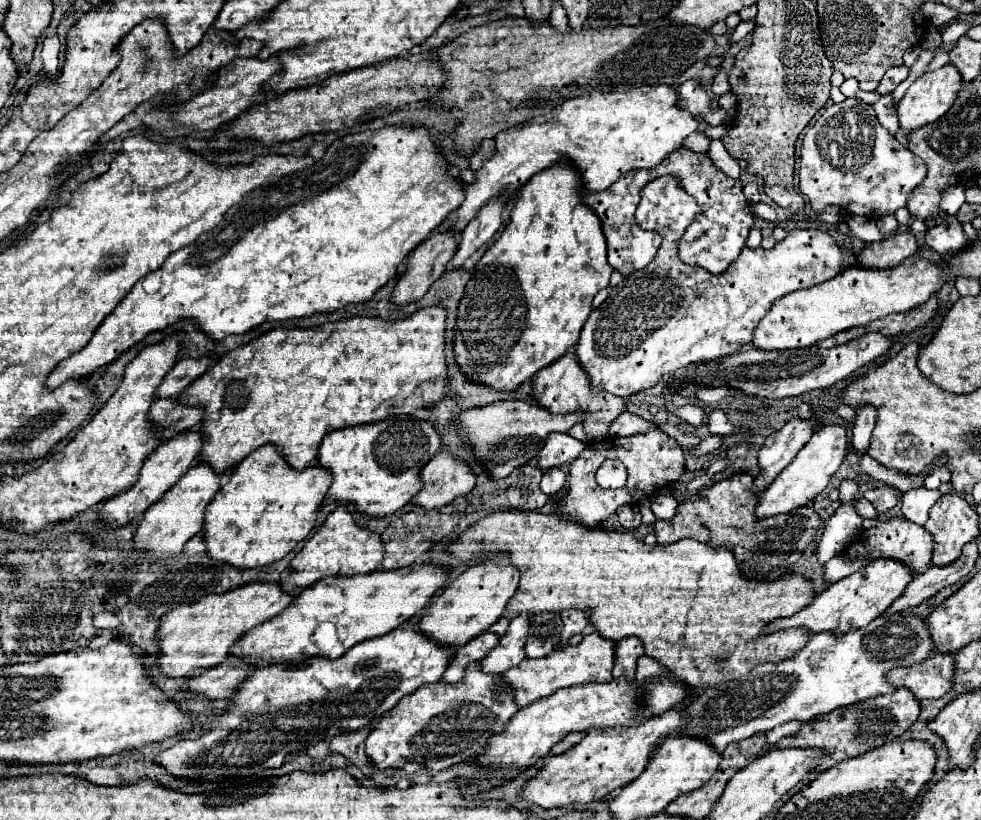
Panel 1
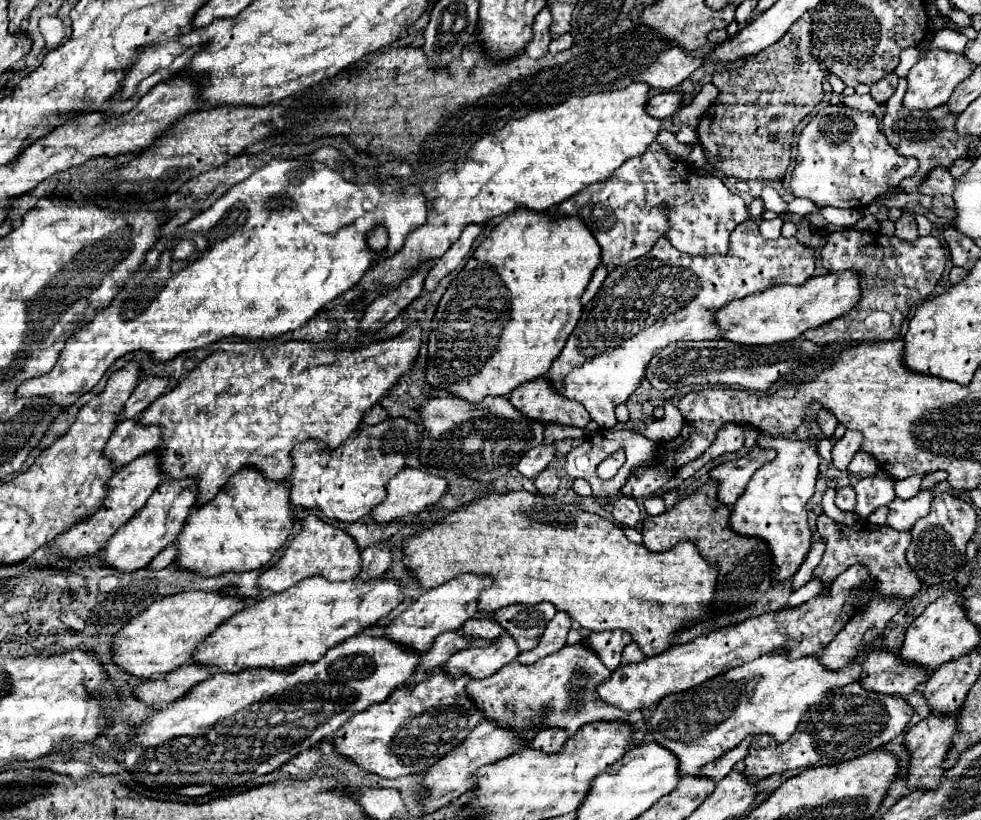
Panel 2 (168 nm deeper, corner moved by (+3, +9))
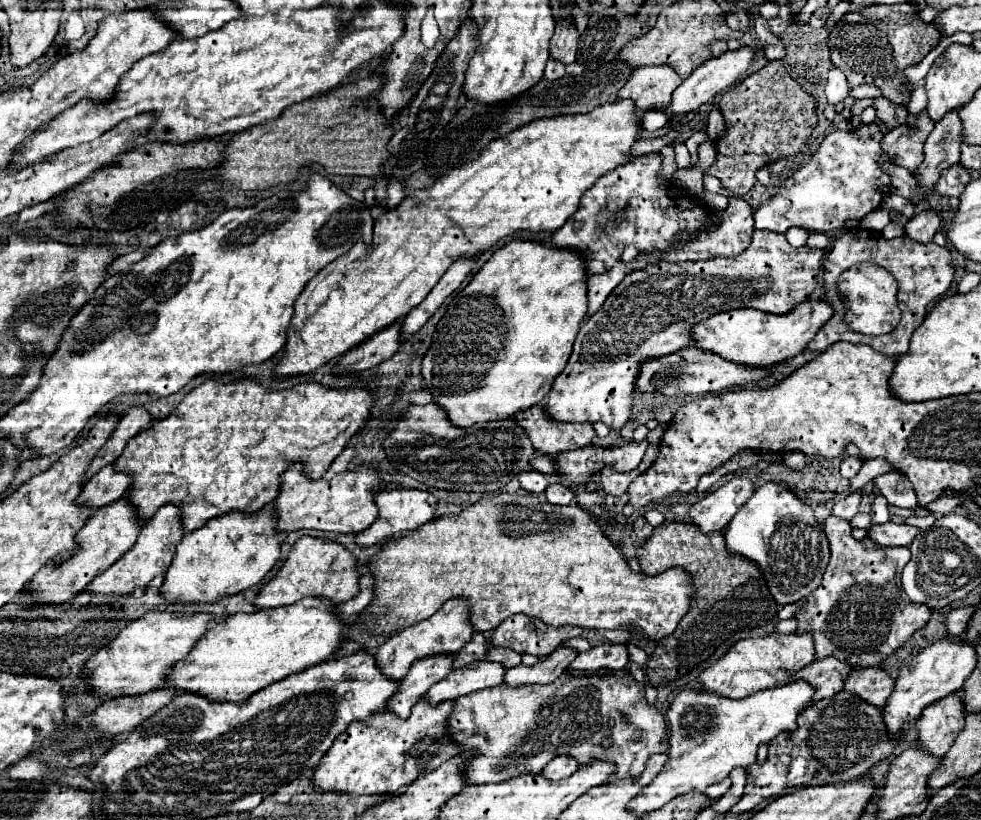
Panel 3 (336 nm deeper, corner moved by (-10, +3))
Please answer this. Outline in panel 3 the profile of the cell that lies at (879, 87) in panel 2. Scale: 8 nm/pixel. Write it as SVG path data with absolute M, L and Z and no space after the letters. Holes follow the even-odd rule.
M877 97L873 107L877 109L877 121L887 127L899 127L907 121L907 107L899 107L895 103L889 103L885 97Z

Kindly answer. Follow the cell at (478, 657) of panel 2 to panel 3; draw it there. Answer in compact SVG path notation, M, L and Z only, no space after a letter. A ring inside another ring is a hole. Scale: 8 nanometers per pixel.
M475 661L461 669L453 669L445 679L435 683L425 699L429 703L441 703L447 699L459 699L473 691L481 691L487 687L495 687L503 683L505 669L501 663L483 663Z

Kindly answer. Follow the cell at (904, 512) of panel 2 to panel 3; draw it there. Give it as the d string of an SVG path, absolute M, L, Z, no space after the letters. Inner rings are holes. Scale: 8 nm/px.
M891 521L883 523L883 525L873 525L869 529L869 537L877 545L883 545L883 547L885 545L897 545L897 547L909 545L917 533L919 533L919 527L915 527L915 525L907 525L907 523L897 525Z

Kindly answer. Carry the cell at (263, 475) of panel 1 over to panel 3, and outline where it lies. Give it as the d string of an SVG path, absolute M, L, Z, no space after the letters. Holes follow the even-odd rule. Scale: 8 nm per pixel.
M271 505L253 515L243 515L243 511L229 511L181 539L175 559L167 569L161 593L171 603L211 603L223 595L245 591L263 581L279 557L281 535L277 535L277 529L273 529Z

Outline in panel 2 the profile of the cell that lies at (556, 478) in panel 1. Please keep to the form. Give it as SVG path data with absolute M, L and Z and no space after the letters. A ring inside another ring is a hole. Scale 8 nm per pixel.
M544 469L536 479L534 479L534 485L538 489L538 493L542 495L554 495L558 491L558 485L560 485L560 477L556 473L556 469Z

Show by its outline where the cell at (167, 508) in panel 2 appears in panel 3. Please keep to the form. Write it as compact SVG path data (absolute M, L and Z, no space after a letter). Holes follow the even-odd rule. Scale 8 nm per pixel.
M179 505L159 507L155 511L155 515L145 521L133 549L127 551L117 563L113 563L113 567L109 567L109 571L103 571L101 575L97 575L97 579L93 579L93 583L89 583L87 591L95 593L95 595L117 595L119 597L119 595L129 595L135 587L149 585L149 581L153 577L167 571L167 567L171 565L171 561L175 557L177 543L183 539L183 535L185 535L185 529L181 523L181 507Z

